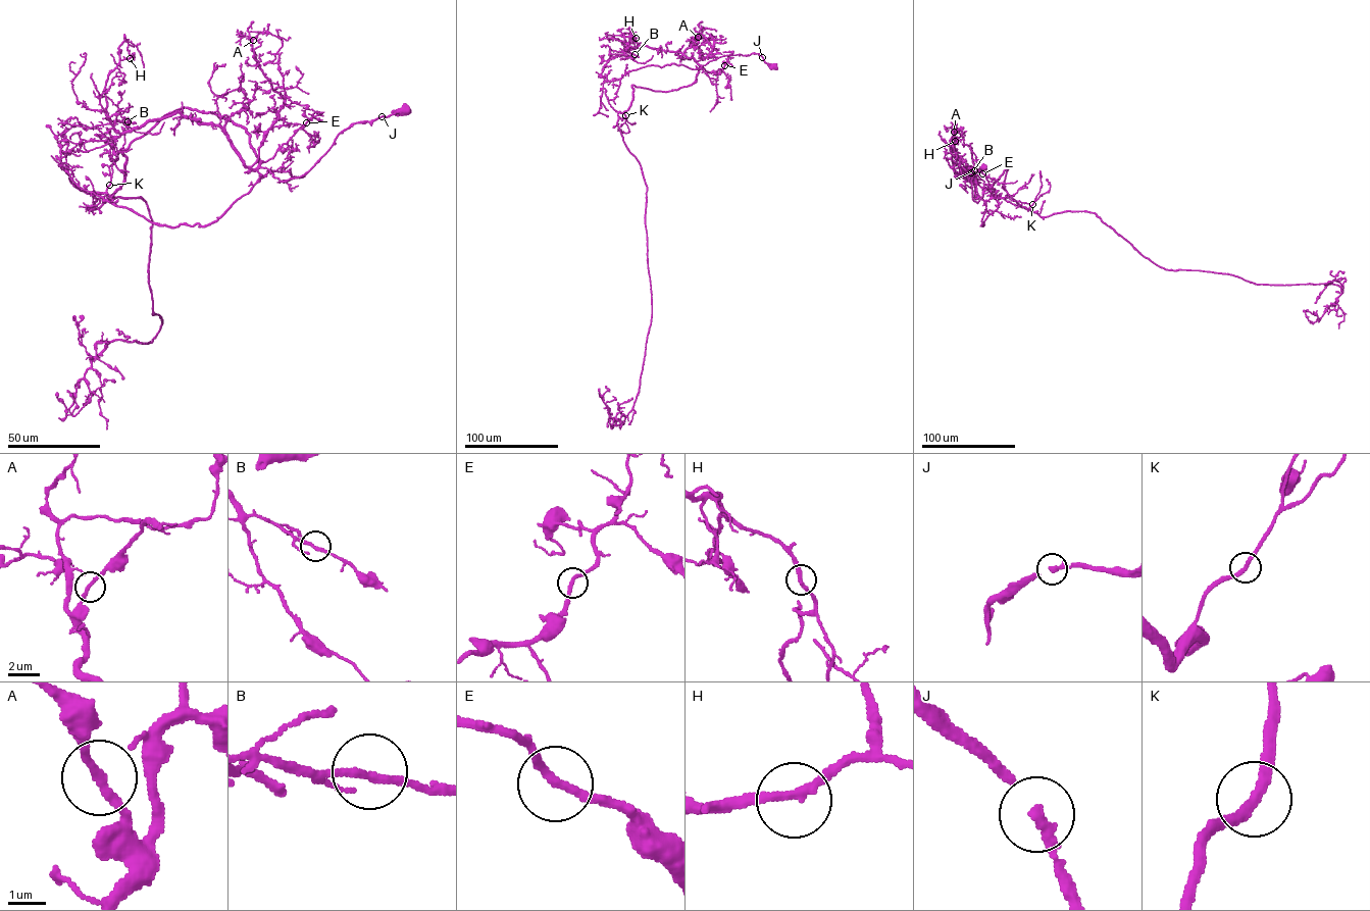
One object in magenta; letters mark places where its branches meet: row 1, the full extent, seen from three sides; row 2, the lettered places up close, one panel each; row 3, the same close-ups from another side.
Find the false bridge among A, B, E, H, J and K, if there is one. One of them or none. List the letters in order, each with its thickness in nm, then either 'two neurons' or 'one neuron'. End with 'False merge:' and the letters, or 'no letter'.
A: 240 nm | one neuron
B: 200 nm | one neuron
E: 240 nm | one neuron
H: 240 nm | one neuron
J: 240 nm | one neuron
K: 260 nm | one neuron
False merge: no letter

